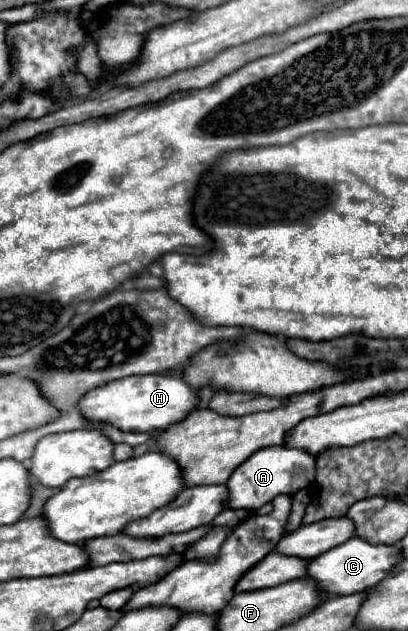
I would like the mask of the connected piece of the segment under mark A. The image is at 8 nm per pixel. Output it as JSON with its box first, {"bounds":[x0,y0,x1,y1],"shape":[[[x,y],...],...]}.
{"bounds":[227,446,315,508],"shape":[[[267,446],[251,454],[227,480],[231,498],[227,502],[229,508],[261,508],[271,502],[279,494],[293,496],[295,492],[309,488],[315,482],[315,456],[303,448],[287,448],[287,446]]]}

